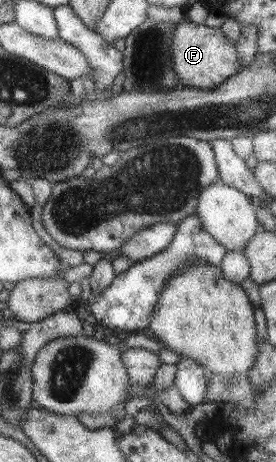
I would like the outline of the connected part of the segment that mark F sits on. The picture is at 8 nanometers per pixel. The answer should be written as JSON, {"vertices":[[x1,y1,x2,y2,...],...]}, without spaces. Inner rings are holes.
{"vertices":[[180,21,172,30,170,44,171,69,183,88,199,90,215,89,228,77,238,73,238,62,234,43,230,43,220,28,211,28,204,24,195,25,190,21]]}

